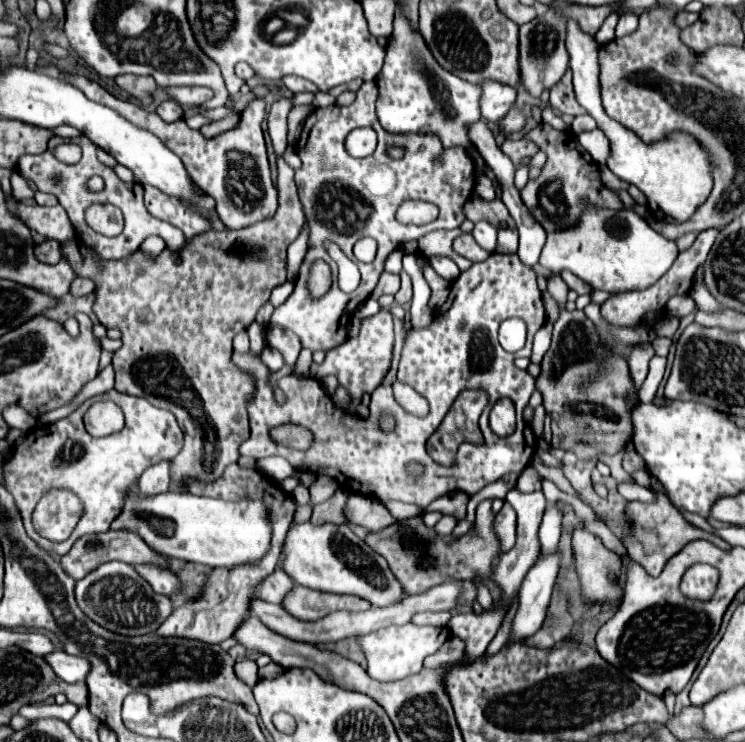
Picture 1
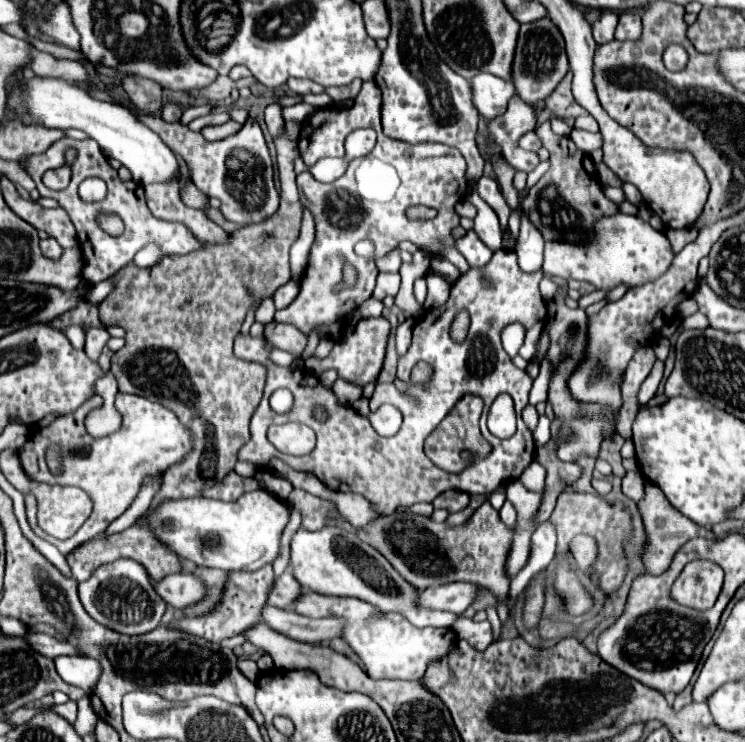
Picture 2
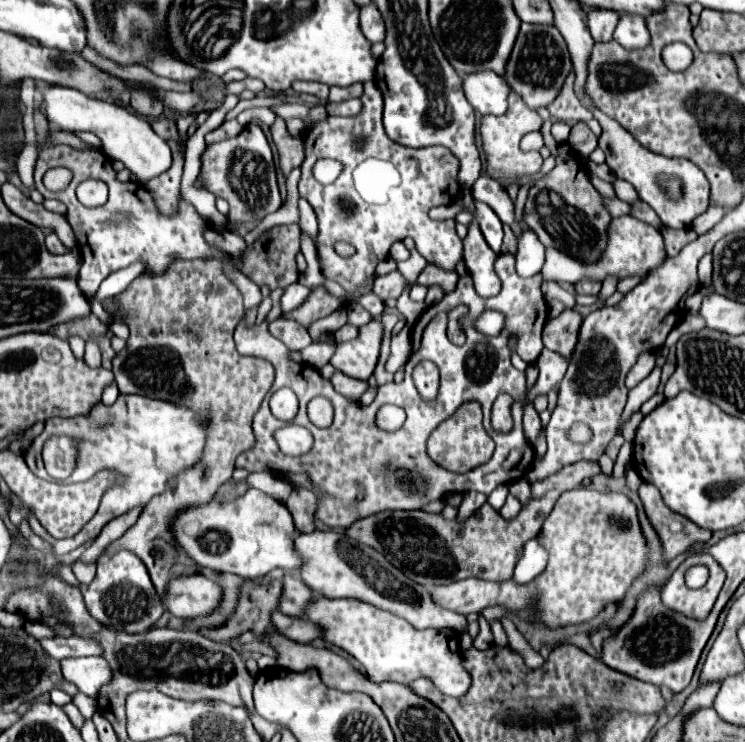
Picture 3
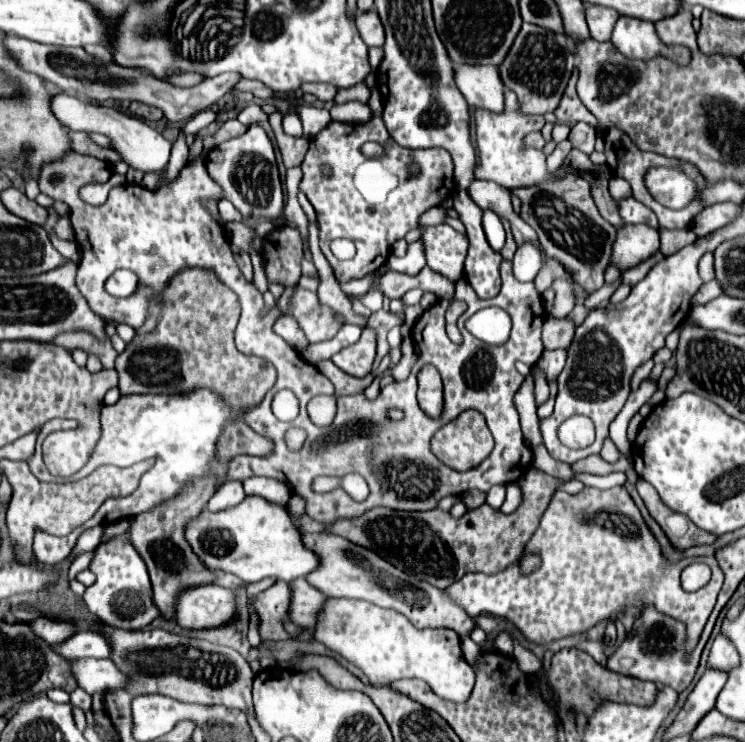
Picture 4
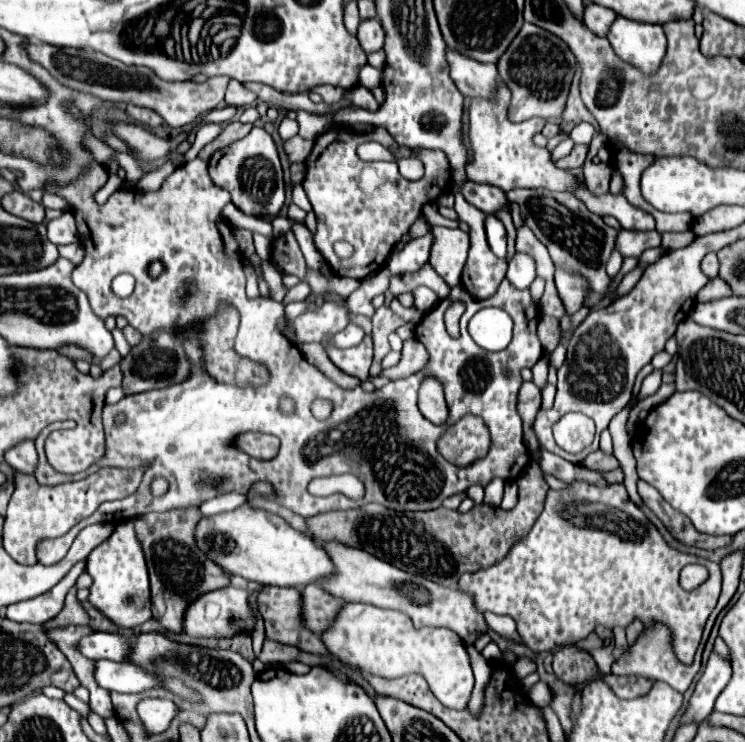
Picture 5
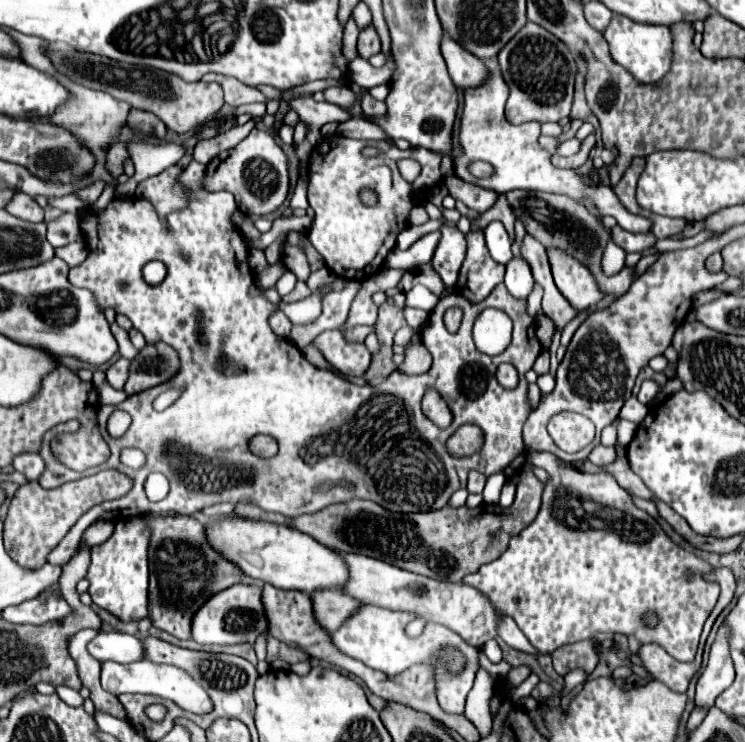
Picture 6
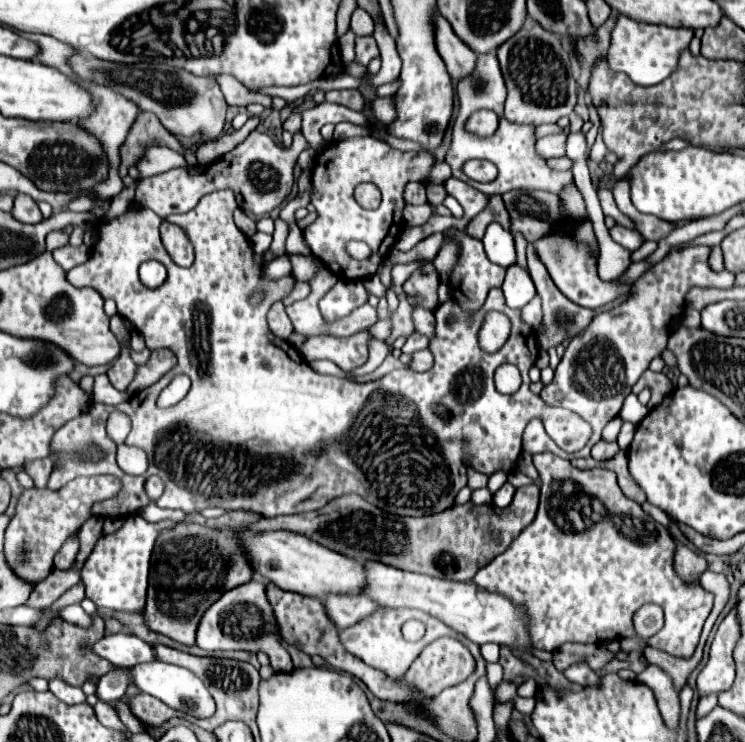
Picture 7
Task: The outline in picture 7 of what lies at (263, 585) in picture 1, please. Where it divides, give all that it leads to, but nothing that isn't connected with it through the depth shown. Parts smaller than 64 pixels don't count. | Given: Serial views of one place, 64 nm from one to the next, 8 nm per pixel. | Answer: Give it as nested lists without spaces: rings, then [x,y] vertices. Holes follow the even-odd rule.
[[[330,594],[330,596],[326,596],[326,600],[322,604],[324,604],[328,618],[334,622],[334,626],[338,630],[356,624],[356,620],[362,620],[364,616],[368,616],[368,612],[374,612],[376,608],[380,608],[380,606],[376,606],[376,602],[368,600],[362,594],[360,596]]]

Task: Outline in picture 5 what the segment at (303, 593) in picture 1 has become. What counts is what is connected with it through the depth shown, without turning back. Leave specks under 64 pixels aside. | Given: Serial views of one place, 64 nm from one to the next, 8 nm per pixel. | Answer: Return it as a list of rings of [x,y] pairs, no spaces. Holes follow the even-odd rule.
[[[346,602],[344,608],[340,608],[336,620],[332,622],[332,626],[328,630],[324,630],[320,634],[324,646],[342,662],[360,668],[362,672],[368,672],[373,675],[382,676],[386,679],[395,679],[401,677],[408,672],[420,672],[424,674],[424,678],[428,678],[430,688],[434,688],[434,696],[448,708],[466,708],[472,688],[474,688],[474,674],[470,668],[470,660],[468,660],[468,652],[460,640],[460,636],[456,636],[452,630],[448,628],[420,628],[416,630],[412,626],[412,620],[408,616],[404,616],[402,612],[396,610],[384,610],[372,604],[360,604],[360,602]]]

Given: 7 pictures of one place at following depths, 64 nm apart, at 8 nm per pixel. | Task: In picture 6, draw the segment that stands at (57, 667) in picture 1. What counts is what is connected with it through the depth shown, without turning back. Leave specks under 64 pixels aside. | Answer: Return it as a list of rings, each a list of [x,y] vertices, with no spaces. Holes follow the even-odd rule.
[[[146,660],[132,662],[132,664],[102,662],[100,682],[102,682],[102,688],[106,692],[114,694],[114,696],[124,694],[124,692],[156,694],[160,698],[168,698],[168,700],[176,702],[180,708],[184,708],[188,712],[204,714],[204,712],[212,710],[212,700],[204,692],[204,688],[200,688],[200,684],[196,684],[196,680],[192,680],[186,672],[180,672],[180,668],[172,668],[172,666],[164,666],[164,664],[152,664],[152,662],[146,662]]]

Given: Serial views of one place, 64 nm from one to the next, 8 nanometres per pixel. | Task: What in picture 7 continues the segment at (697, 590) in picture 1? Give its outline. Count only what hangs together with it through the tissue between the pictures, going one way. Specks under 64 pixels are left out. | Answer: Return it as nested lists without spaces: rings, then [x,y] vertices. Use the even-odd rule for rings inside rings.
[[[544,452],[544,454],[534,454],[532,456],[534,460],[534,466],[538,468],[540,472],[540,508],[538,508],[538,514],[534,518],[534,522],[530,526],[526,526],[520,536],[516,536],[512,540],[512,544],[508,546],[506,552],[502,552],[500,556],[496,556],[492,562],[488,562],[486,566],[482,566],[478,570],[478,574],[472,578],[472,582],[488,592],[494,592],[494,594],[500,594],[500,596],[508,596],[512,600],[512,604],[516,604],[518,608],[524,608],[524,616],[528,618],[528,634],[530,634],[530,640],[532,640],[532,646],[538,648],[538,650],[548,650],[548,652],[554,652],[556,648],[560,648],[562,644],[566,642],[592,642],[592,644],[602,644],[606,640],[620,640],[620,638],[634,638],[636,636],[636,630],[634,630],[634,622],[632,622],[632,616],[634,612],[638,610],[638,606],[644,606],[644,604],[658,604],[662,610],[664,610],[664,628],[654,634],[652,638],[648,638],[648,646],[654,646],[654,648],[660,648],[672,656],[678,656],[678,658],[690,658],[696,650],[696,644],[698,644],[698,638],[700,638],[700,632],[702,632],[702,626],[704,626],[704,620],[708,618],[710,610],[712,610],[714,599],[707,599],[707,594],[704,594],[704,590],[700,585],[686,584],[682,582],[682,578],[678,574],[674,574],[674,552],[676,552],[676,542],[672,540],[672,536],[668,534],[668,530],[656,522],[652,516],[648,516],[640,504],[636,504],[634,500],[626,498],[616,482],[616,474],[612,470],[606,470],[606,468],[594,468],[594,470],[580,470],[580,468],[574,468],[568,460],[560,458],[560,456],[554,456],[550,452]]]

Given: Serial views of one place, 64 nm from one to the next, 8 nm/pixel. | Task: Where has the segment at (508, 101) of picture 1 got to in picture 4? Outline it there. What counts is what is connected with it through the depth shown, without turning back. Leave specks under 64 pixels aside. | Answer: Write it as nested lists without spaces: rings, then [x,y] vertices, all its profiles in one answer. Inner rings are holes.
[[[456,66],[456,86],[472,108],[504,112],[504,84],[492,66]]]

